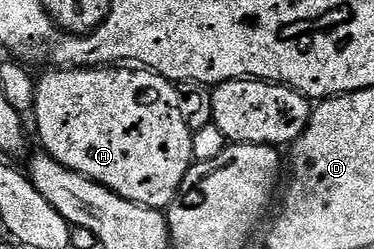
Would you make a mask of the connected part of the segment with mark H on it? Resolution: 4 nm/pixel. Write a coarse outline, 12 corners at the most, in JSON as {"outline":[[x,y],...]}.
{"outline":[[49,70],[32,120],[64,167],[165,210],[194,164],[175,82]]}

